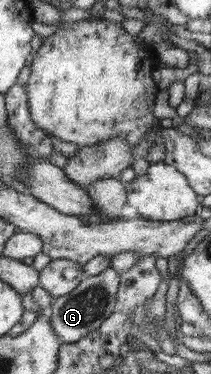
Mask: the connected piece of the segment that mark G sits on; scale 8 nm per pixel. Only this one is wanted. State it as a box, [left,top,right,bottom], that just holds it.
[48,267,122,343]

